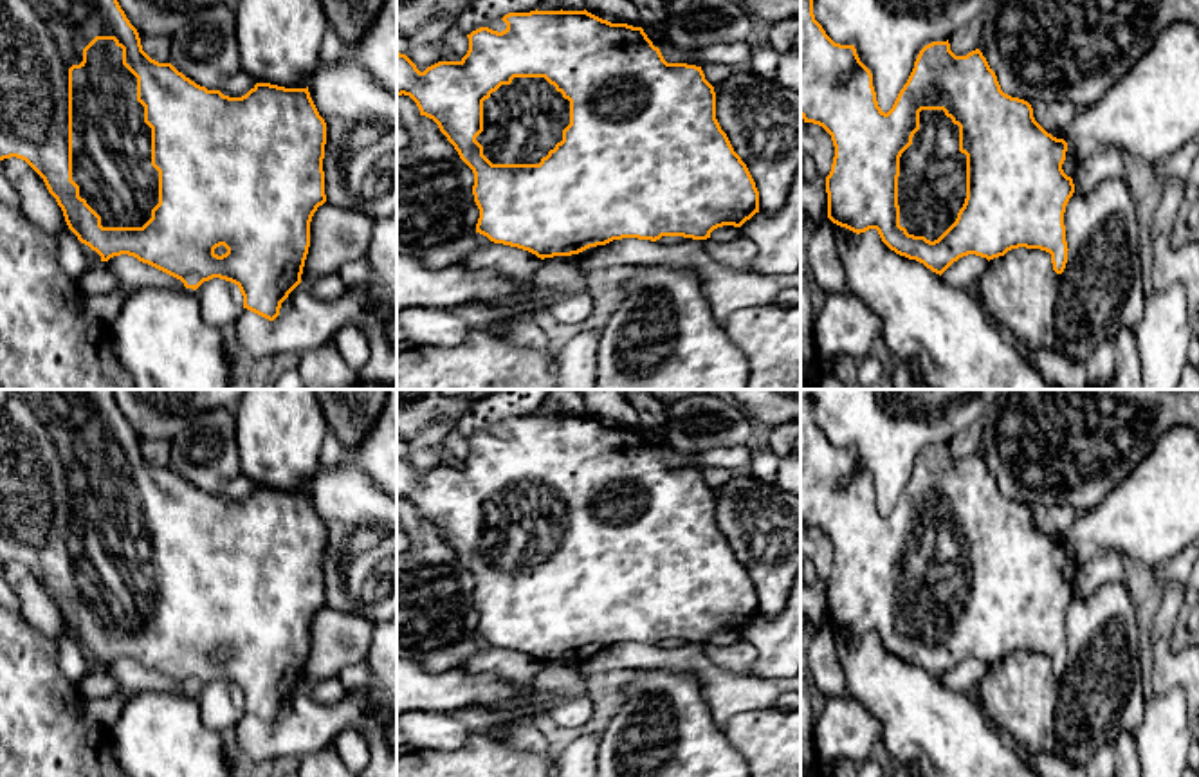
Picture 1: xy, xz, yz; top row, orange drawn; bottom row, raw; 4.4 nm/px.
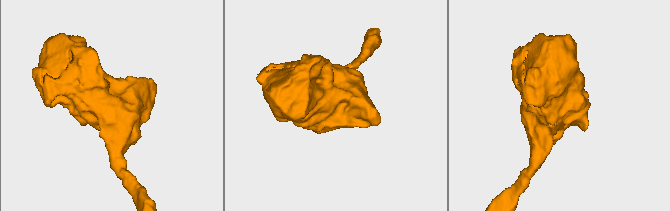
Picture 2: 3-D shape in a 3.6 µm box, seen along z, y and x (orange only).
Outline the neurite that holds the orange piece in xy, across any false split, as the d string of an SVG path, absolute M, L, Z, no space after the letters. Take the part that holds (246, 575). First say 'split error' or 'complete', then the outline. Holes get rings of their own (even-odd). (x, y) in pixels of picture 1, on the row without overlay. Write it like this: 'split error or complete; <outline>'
split error; M0 389L0 564L22 562L45 586L49 597L63 615L69 633L108 665L128 658L148 667L197 694L204 685L220 681L234 687L243 699L243 712L274 725L281 707L301 687L310 651L310 626L325 599L325 548L326 526L319 519L308 490L285 492L256 487L245 499L229 501L220 494L197 489L171 467L151 463L141 449L137 433L121 413L114 389Z

